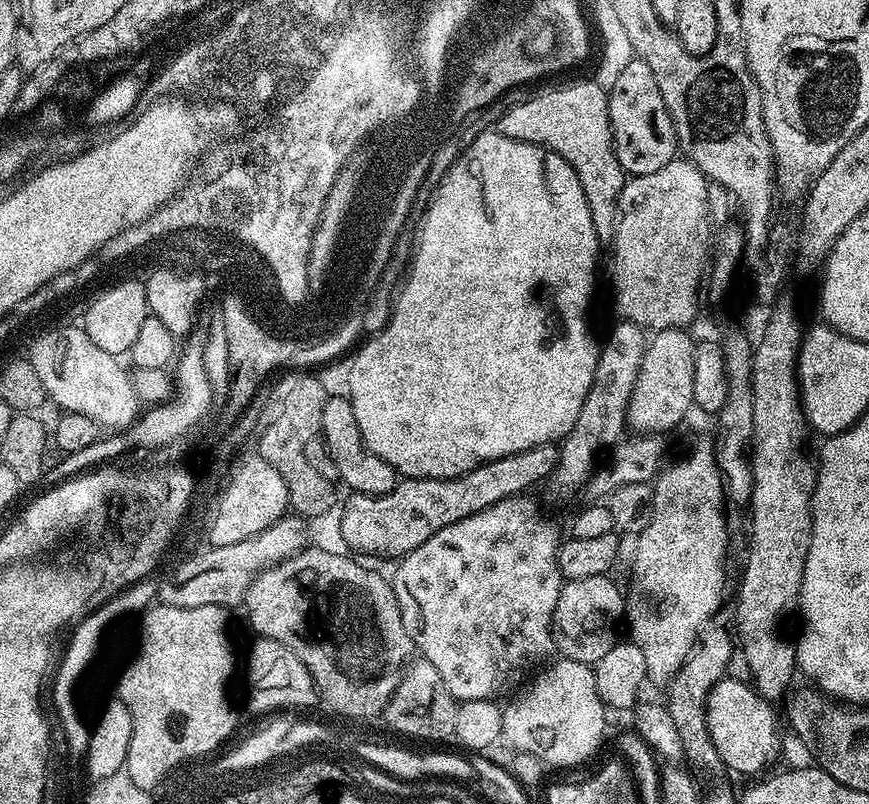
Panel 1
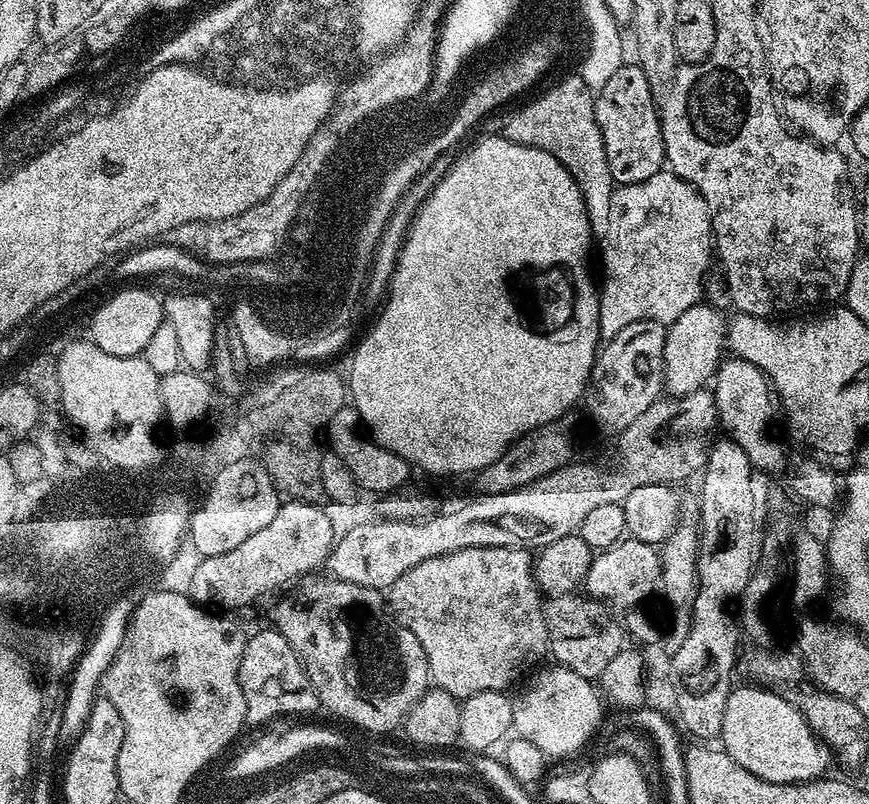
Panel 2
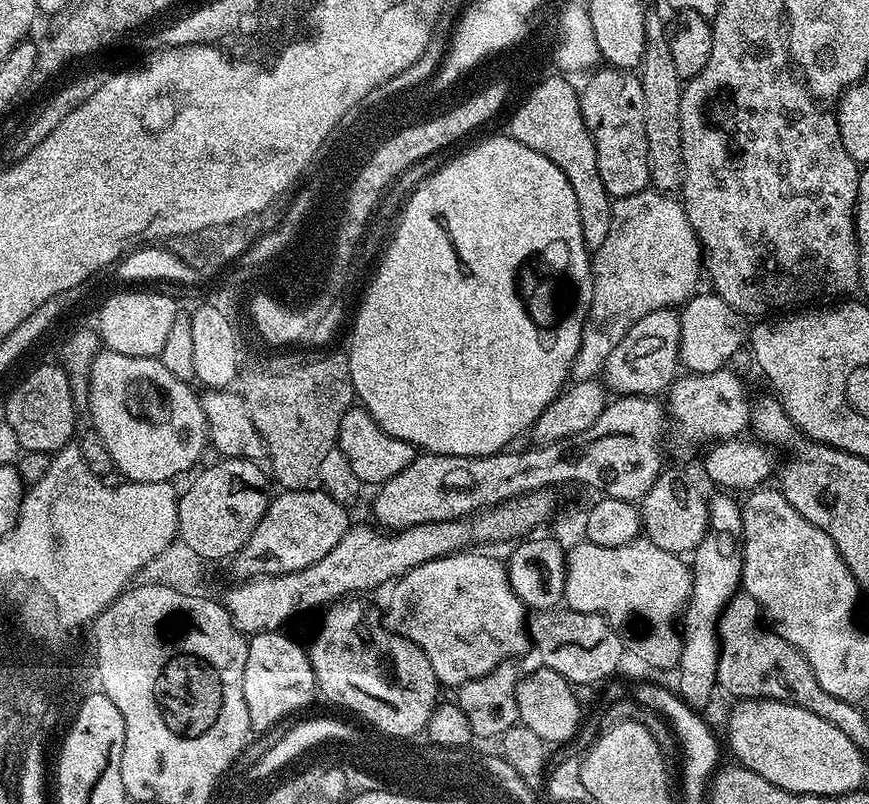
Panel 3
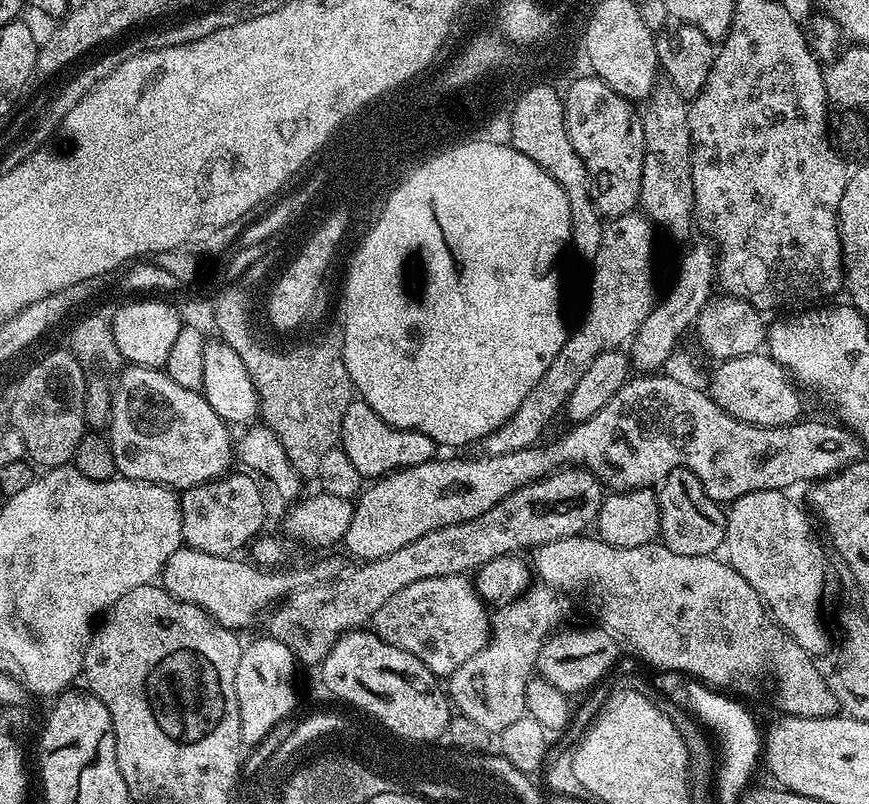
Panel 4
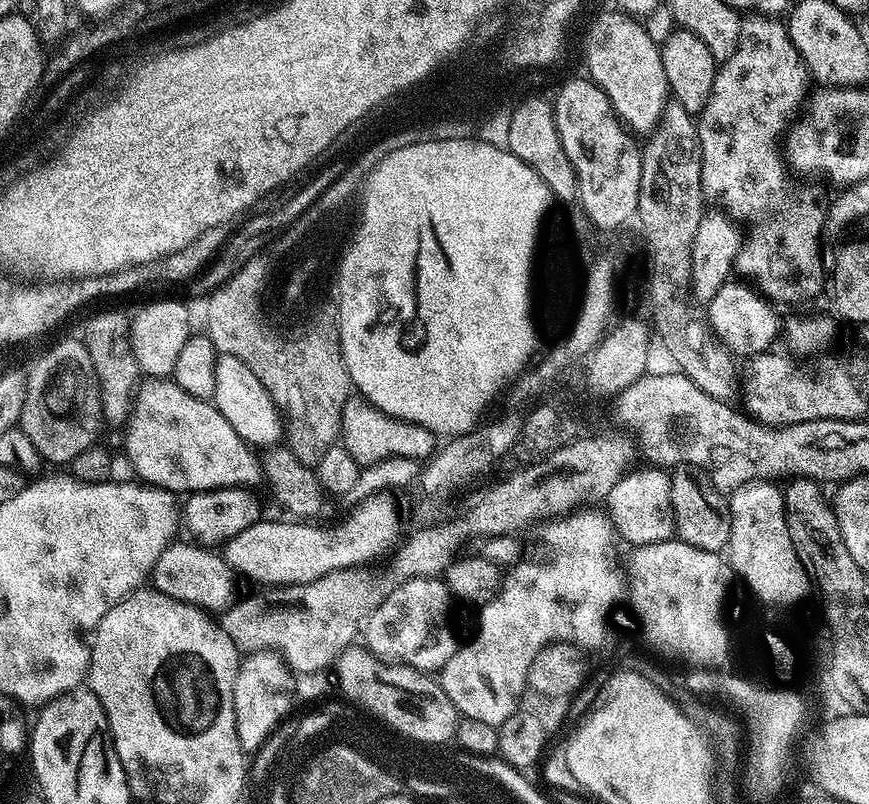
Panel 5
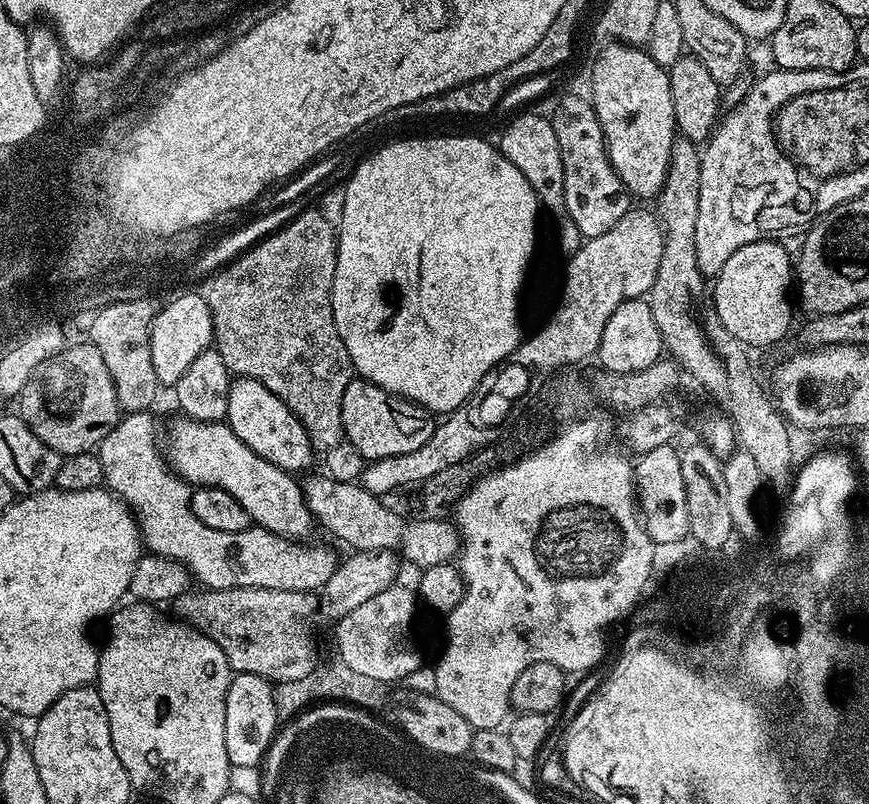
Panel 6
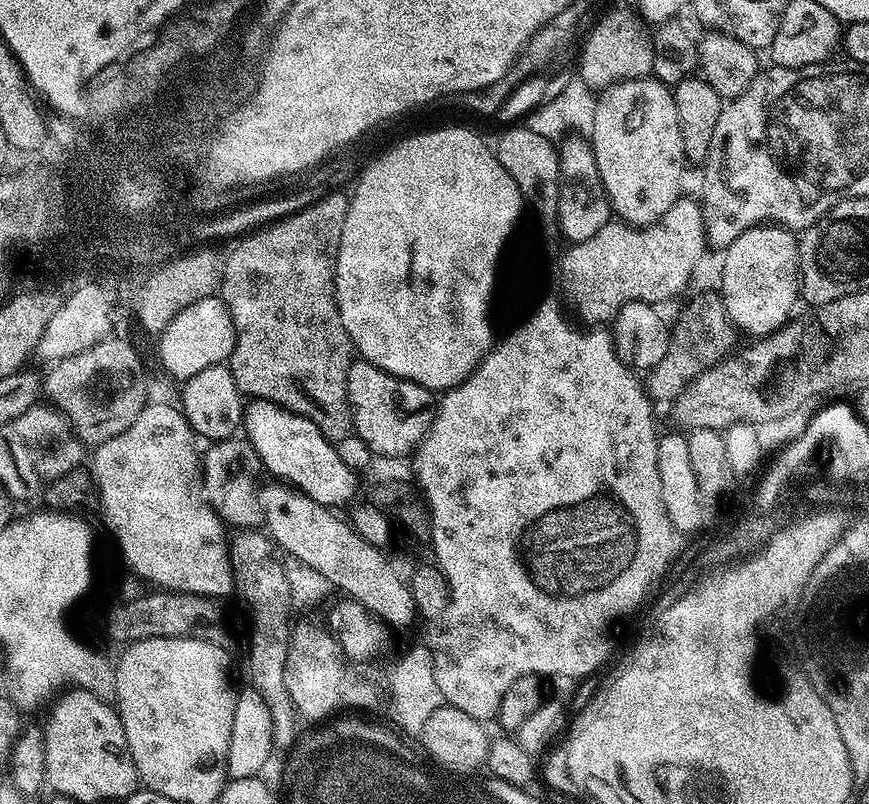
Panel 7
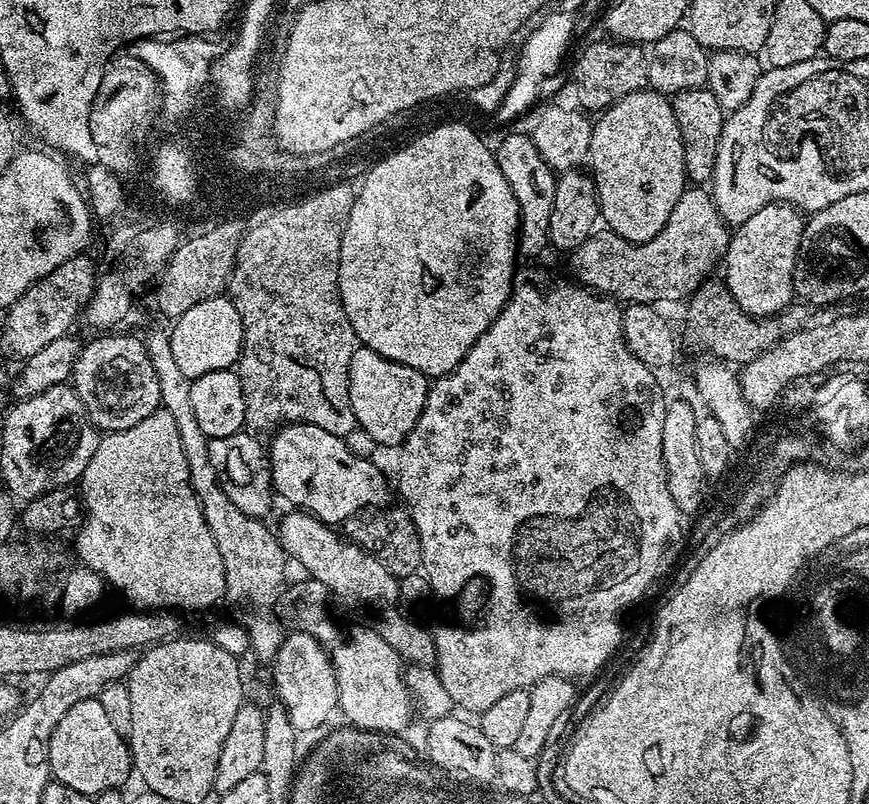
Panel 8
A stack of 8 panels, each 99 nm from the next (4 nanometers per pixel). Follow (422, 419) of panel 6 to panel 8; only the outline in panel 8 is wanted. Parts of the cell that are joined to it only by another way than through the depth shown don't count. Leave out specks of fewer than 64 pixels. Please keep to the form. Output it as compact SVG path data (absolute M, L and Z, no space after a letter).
M358 346L350 358L348 371L350 382L350 406L354 410L357 425L374 438L378 446L384 444L395 449L404 443L405 438L416 428L422 410L426 406L429 377L405 364L382 358L369 348Z

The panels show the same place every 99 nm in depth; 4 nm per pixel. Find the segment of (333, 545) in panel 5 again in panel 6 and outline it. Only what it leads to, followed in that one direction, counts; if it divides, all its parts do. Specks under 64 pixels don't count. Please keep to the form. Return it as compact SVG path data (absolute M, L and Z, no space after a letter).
M151 411L127 413L102 438L98 455L104 471L104 484L109 492L120 497L132 509L140 526L142 544L149 553L177 560L193 577L201 580L205 589L210 588L269 588L291 592L315 593L323 588L336 572L338 556L328 548L313 542L287 540L265 528L250 526L244 532L223 532L206 526L192 509L193 489L168 466L165 453L156 445L156 420Z

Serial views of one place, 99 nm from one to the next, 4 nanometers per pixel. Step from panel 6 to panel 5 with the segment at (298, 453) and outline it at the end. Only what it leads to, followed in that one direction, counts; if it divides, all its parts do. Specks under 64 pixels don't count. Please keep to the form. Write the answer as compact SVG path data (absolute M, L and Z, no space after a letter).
M217 355L214 403L222 418L226 418L226 422L230 422L234 430L238 430L238 434L247 444L268 450L281 443L286 429L280 409L272 401L272 395L268 393L266 386L258 382L254 370L246 366L246 362L233 356Z

